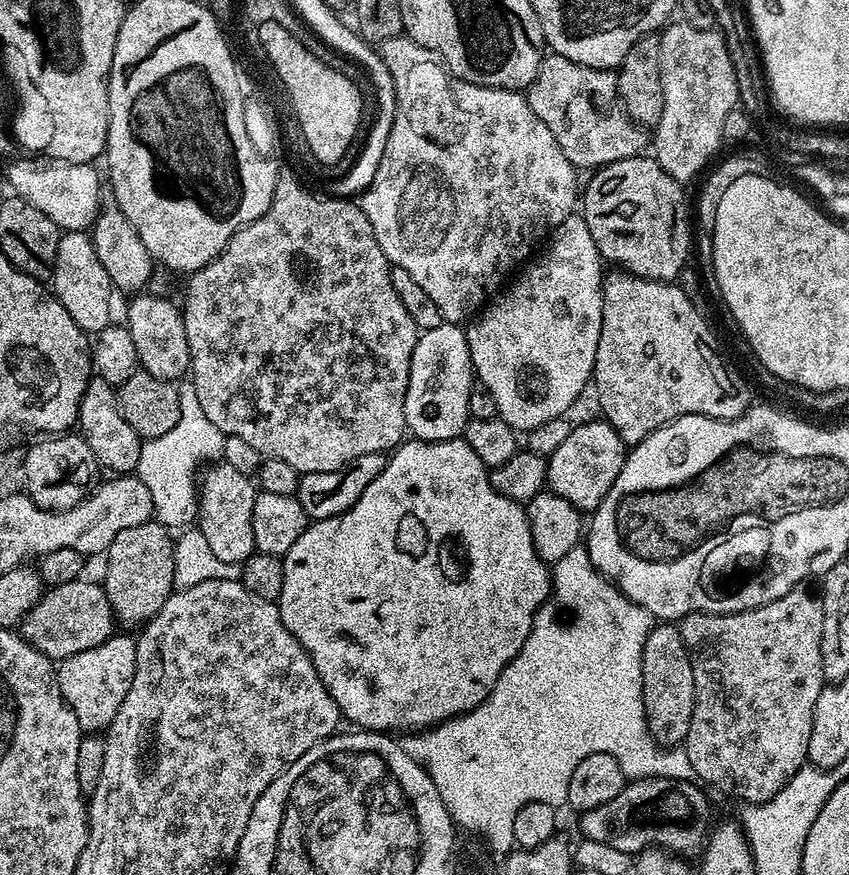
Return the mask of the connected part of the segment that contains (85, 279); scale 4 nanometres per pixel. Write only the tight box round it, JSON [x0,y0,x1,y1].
[50,231,114,334]

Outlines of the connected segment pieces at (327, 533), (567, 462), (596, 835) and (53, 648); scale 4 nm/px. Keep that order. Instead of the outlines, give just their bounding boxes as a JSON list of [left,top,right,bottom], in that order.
[[278,438,552,734],[547,418,626,514],[579,776,712,858],[18,578,118,662]]

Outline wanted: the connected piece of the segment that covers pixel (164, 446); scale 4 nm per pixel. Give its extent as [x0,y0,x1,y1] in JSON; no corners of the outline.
[135,382,225,530]

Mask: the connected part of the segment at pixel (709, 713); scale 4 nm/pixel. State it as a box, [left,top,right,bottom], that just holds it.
[679,587,826,804]

